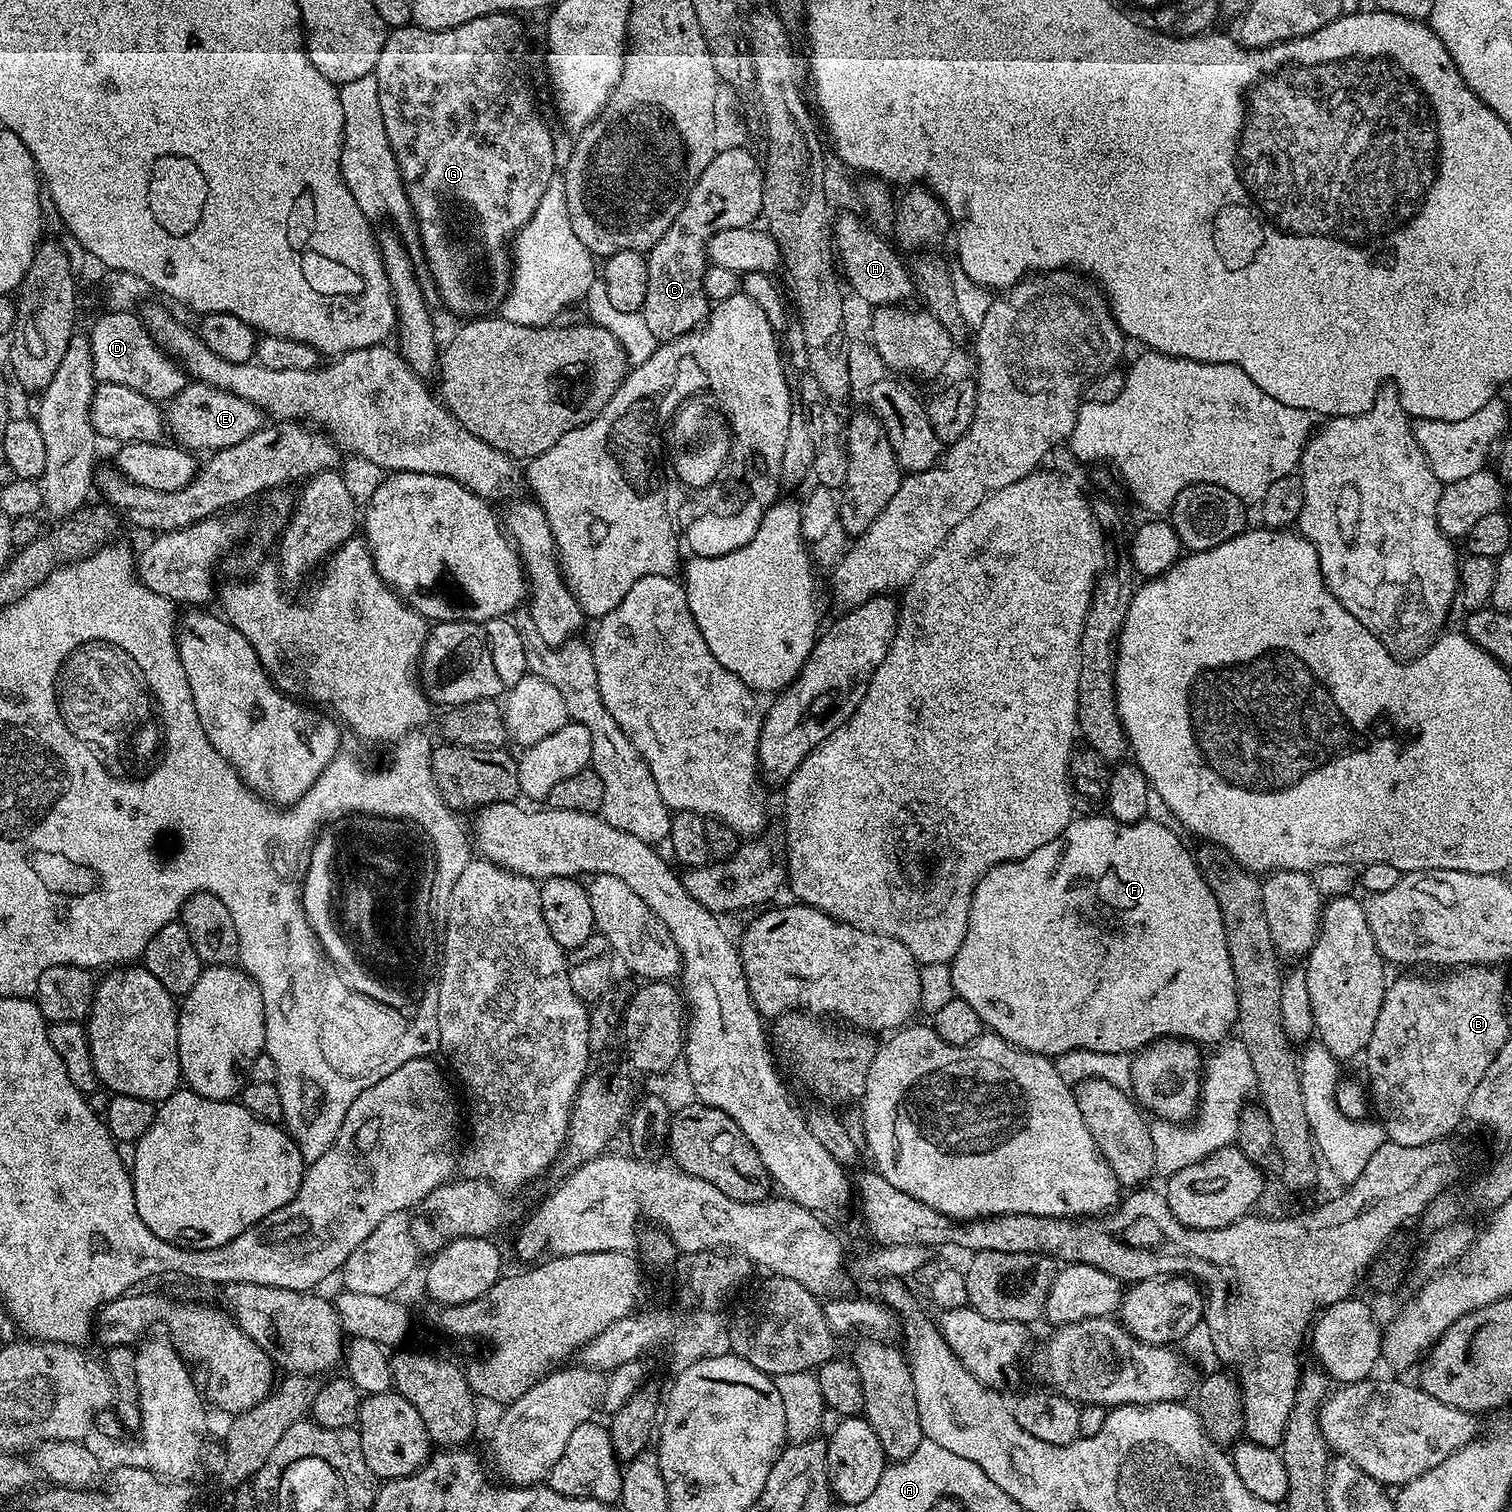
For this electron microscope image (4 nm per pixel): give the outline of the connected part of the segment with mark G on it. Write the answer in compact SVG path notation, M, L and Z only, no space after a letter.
M495 12L482 18L474 18L470 22L462 22L462 26L454 26L446 30L426 30L415 26L393 27L382 46L382 54L378 54L378 66L375 71L378 82L378 102L382 110L386 138L393 148L397 166L400 168L400 176L407 187L416 229L419 232L418 244L419 247L424 247L424 260L432 271L430 280L443 307L460 318L479 318L495 313L507 298L513 273L510 245L517 232L530 222L534 212L540 208L543 195L550 186L550 180L558 172L556 144L552 141L552 132L536 109L536 100L532 97L532 88L528 85L527 78L520 73L524 68L523 62L520 61L524 56L524 28L520 25L520 20L521 17L516 14Z

